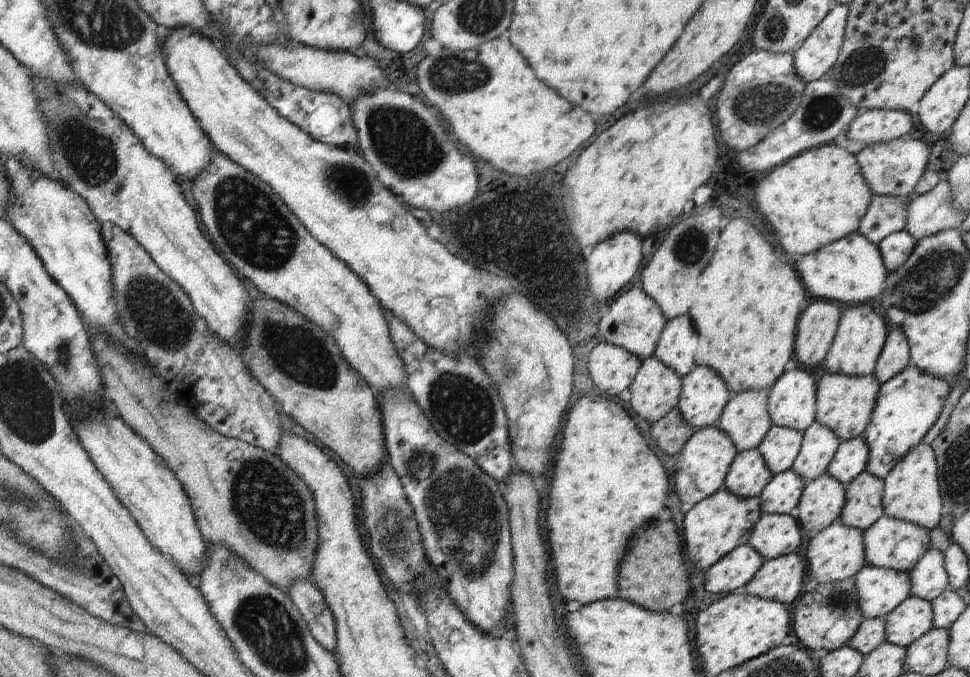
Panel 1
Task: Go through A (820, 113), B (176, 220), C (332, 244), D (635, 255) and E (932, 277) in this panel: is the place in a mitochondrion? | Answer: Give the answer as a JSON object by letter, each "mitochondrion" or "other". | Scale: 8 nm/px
{"A":"mitochondrion","B":"other","C":"other","D":"other","E":"mitochondrion"}

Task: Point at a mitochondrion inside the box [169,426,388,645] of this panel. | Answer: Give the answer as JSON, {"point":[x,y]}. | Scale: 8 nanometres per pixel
{"point":[263,499]}

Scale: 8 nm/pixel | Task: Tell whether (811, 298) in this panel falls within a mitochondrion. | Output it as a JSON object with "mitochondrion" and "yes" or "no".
{"mitochondrion":"no"}

